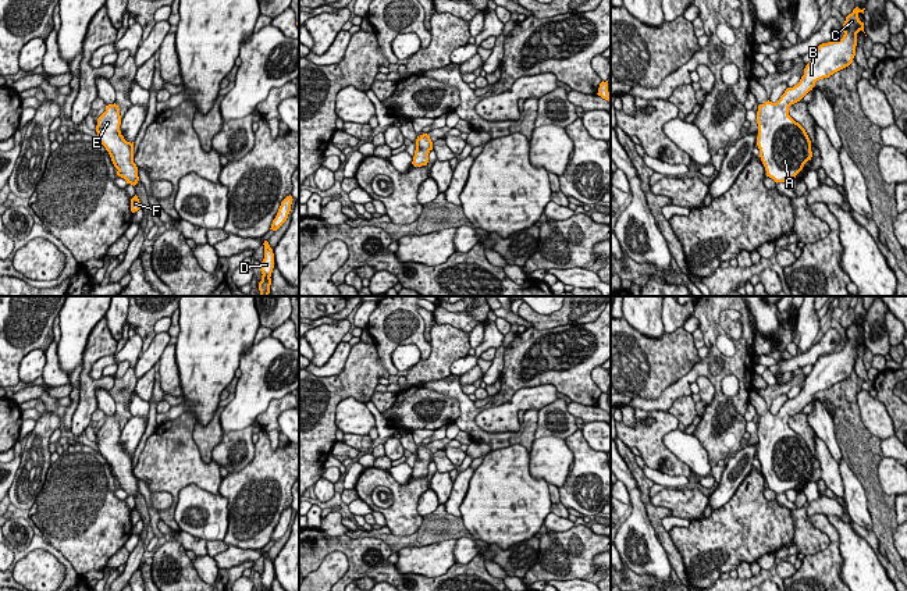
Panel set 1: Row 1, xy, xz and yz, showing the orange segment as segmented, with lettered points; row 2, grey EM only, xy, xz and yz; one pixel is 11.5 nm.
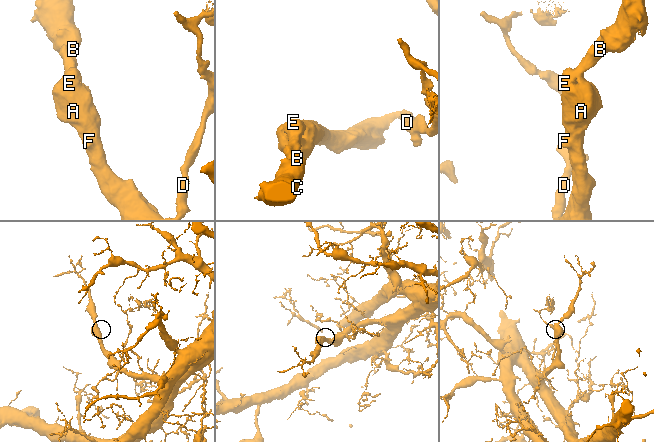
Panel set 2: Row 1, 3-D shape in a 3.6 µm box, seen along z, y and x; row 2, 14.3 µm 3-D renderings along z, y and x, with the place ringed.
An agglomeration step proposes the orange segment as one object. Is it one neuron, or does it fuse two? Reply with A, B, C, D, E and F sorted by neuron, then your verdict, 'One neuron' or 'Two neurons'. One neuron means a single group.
Groups: A B C D E F. One neuron

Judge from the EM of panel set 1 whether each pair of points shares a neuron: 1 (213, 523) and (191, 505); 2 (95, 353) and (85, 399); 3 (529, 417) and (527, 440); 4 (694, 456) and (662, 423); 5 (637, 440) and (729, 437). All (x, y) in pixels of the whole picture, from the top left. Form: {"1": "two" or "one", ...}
{"1": "one", "2": "one", "3": "one", "4": "two", "5": "two"}

